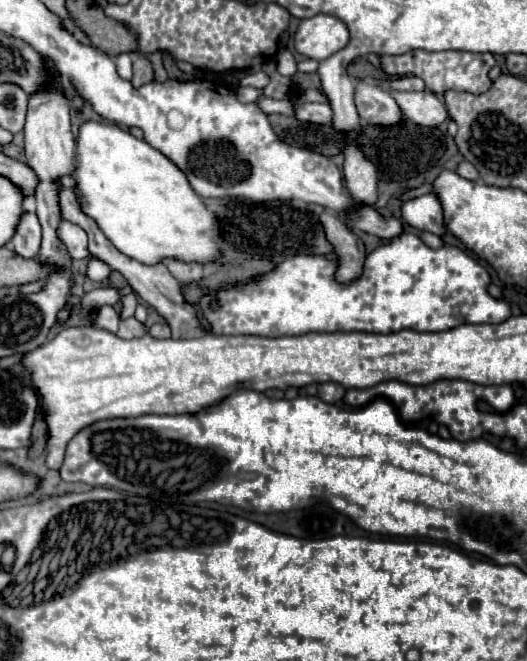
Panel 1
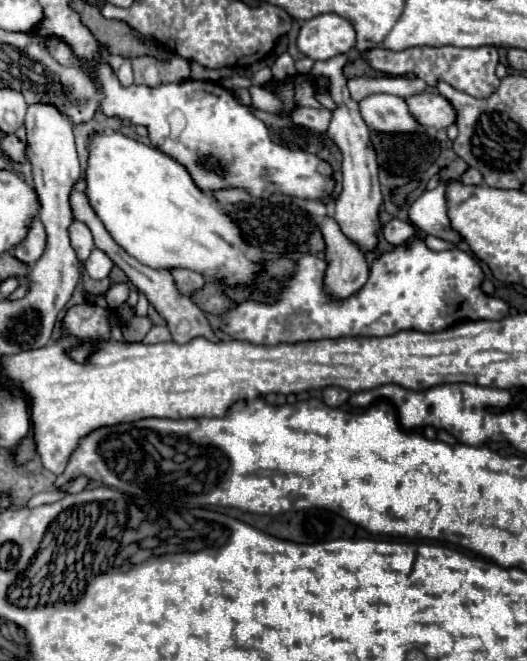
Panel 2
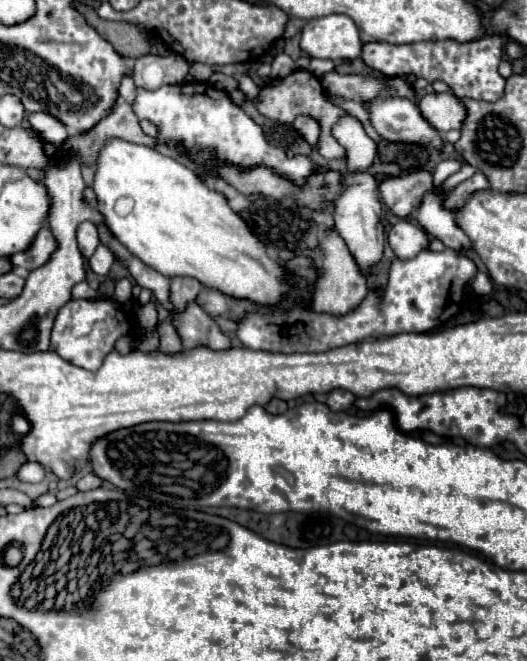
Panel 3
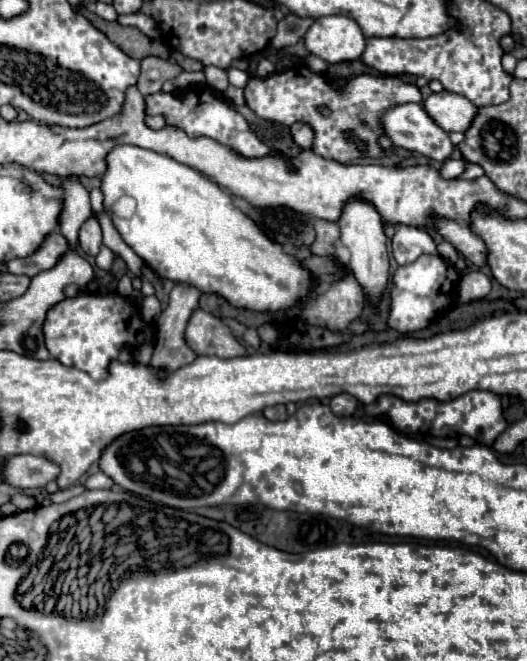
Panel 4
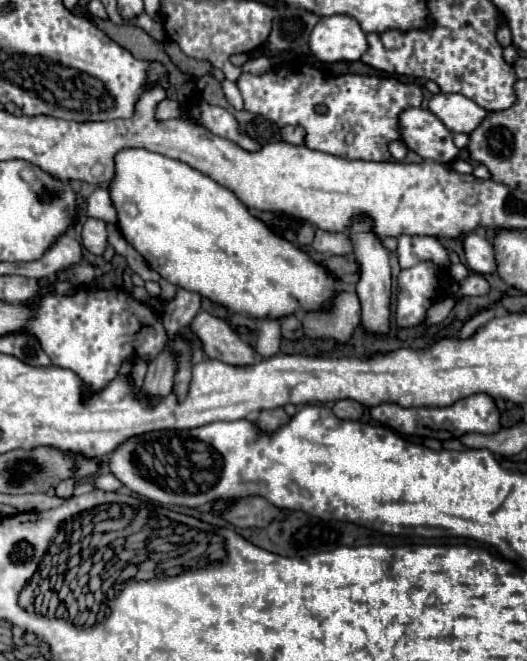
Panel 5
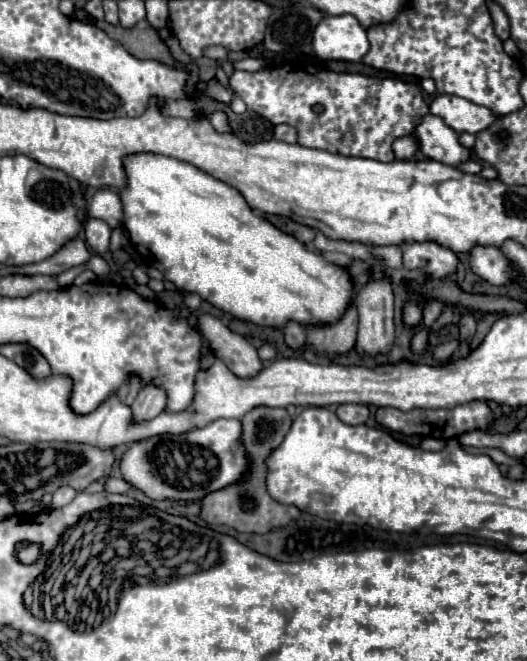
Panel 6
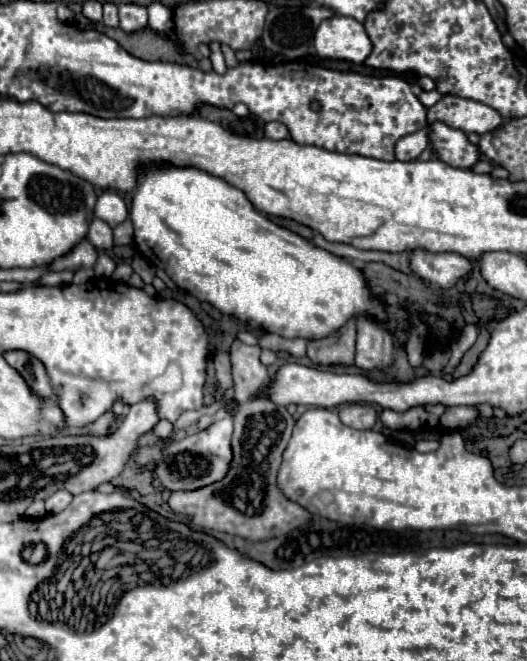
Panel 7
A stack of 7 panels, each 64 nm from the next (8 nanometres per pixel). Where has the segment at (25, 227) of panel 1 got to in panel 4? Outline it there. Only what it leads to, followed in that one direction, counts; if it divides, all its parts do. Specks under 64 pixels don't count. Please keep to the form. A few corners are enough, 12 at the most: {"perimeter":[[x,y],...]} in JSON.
{"perimeter":[[60,230],[46,236],[32,256],[6,262],[4,272],[32,278],[70,248]]}

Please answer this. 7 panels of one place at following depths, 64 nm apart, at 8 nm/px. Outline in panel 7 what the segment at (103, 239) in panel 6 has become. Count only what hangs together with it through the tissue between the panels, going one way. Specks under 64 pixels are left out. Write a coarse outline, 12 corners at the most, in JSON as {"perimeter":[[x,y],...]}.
{"perimeter":[[94,218],[88,240],[98,252],[112,250],[112,228]]}

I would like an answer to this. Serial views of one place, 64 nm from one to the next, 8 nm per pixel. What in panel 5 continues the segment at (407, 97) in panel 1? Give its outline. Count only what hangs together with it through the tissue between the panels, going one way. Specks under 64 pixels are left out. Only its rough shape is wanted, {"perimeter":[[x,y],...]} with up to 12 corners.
{"perimeter":[[436,94],[428,110],[450,132],[474,132],[488,112],[462,94]]}

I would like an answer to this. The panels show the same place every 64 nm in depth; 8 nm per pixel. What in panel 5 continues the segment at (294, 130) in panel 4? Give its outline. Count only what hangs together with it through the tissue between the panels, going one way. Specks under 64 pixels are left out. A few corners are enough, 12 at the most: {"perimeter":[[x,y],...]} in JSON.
{"perimeter":[[300,126],[280,128],[280,136],[290,144],[304,142]]}

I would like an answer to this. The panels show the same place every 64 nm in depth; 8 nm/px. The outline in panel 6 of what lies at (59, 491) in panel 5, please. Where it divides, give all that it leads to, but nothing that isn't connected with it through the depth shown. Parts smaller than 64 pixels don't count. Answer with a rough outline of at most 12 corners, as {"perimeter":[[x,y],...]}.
{"perimeter":[[68,486],[52,494],[50,508],[62,508],[78,494]]}

